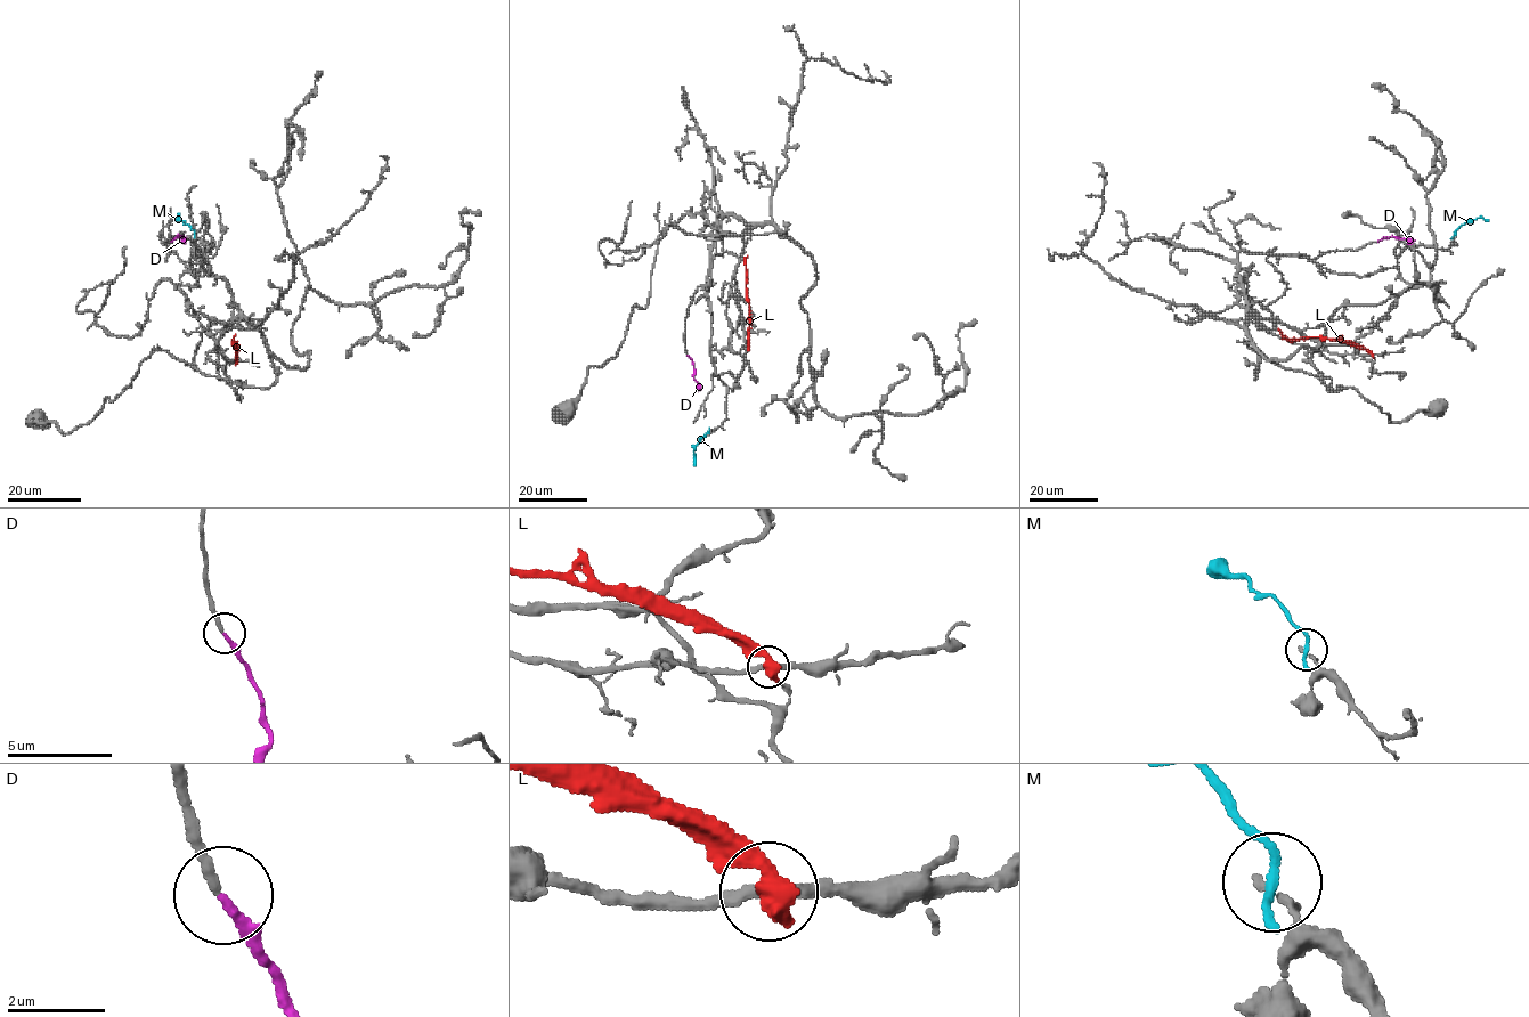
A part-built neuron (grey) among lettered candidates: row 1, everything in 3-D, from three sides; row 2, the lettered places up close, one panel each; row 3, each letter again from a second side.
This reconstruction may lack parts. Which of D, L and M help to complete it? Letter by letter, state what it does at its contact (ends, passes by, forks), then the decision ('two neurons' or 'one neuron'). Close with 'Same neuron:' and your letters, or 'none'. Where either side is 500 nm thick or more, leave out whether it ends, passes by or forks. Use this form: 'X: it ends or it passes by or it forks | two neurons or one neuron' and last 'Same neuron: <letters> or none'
D: it ends | one neuron
L: two neurons
M: it passes by | two neurons
Same neuron: D

